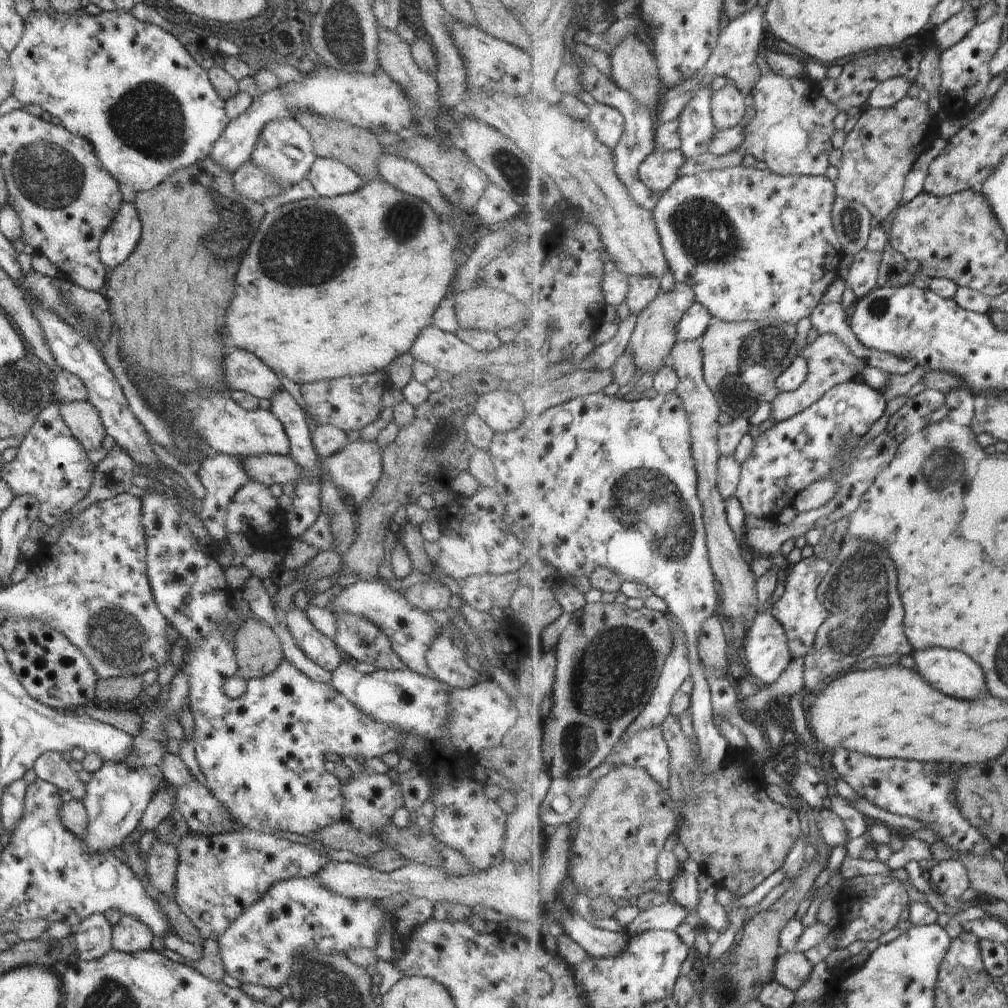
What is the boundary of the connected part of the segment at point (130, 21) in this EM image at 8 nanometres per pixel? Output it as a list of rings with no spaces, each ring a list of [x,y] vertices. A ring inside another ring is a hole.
[[[52,6],[44,10],[34,9],[28,17],[24,18],[24,32],[18,46],[9,52],[10,66],[14,75],[14,88],[12,97],[22,104],[34,104],[40,106],[43,111],[51,114],[57,122],[72,134],[85,138],[94,149],[94,154],[100,160],[106,172],[118,182],[118,184],[128,184],[136,192],[152,190],[154,186],[164,182],[170,174],[178,172],[180,168],[194,166],[200,160],[208,157],[213,144],[220,138],[224,128],[230,122],[225,112],[225,101],[216,94],[214,86],[205,71],[195,60],[180,41],[166,32],[159,26],[140,22],[132,13],[116,9],[114,11],[102,11],[98,15],[88,14],[84,9],[79,9],[72,14],[60,14]]]

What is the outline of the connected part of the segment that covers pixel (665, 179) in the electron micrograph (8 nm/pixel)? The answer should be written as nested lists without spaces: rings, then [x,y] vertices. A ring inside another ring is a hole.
[[[678,150],[652,153],[641,166],[641,179],[655,191],[665,193],[677,180],[687,156]]]

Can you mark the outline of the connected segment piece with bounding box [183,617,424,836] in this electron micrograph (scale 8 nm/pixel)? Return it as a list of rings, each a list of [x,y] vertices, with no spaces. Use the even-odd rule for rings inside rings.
[[[227,617],[218,620],[216,628],[208,636],[204,636],[204,642],[200,642],[196,648],[186,649],[183,670],[188,674],[188,704],[194,718],[194,734],[190,743],[194,747],[196,761],[208,790],[228,810],[234,830],[292,832],[308,836],[342,819],[342,788],[339,780],[324,768],[328,753],[340,758],[348,756],[364,761],[389,752],[400,754],[401,746],[409,744],[412,759],[417,761],[417,757],[422,754],[424,744],[416,736],[409,738],[406,732],[400,732],[400,728],[370,718],[330,683],[320,683],[308,678],[285,658],[272,674],[248,679],[246,692],[242,696],[236,699],[228,697],[222,685],[226,678],[236,676],[237,672],[235,636],[228,636],[228,626],[230,622]]]

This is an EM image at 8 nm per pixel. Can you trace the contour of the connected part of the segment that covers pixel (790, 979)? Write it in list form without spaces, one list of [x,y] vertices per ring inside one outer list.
[[[782,952],[776,965],[775,980],[779,980],[792,992],[797,992],[810,980],[814,965],[805,953]]]

